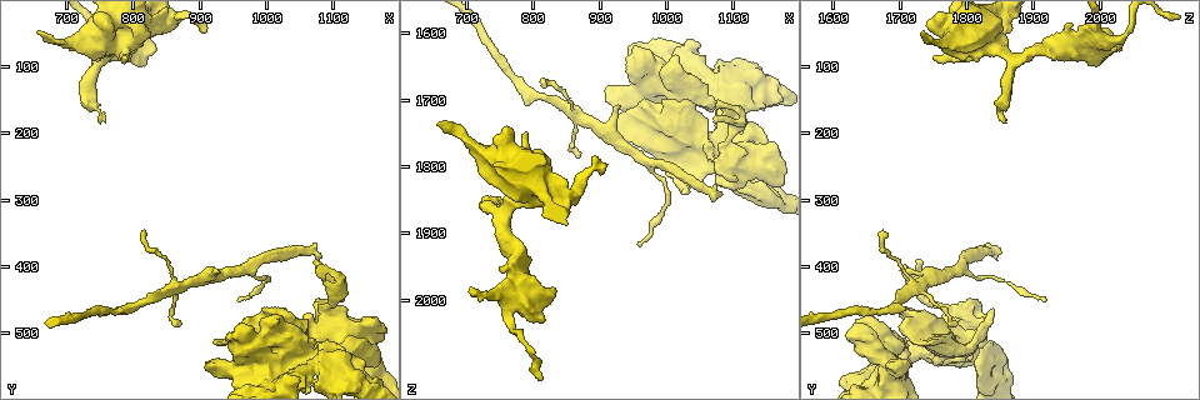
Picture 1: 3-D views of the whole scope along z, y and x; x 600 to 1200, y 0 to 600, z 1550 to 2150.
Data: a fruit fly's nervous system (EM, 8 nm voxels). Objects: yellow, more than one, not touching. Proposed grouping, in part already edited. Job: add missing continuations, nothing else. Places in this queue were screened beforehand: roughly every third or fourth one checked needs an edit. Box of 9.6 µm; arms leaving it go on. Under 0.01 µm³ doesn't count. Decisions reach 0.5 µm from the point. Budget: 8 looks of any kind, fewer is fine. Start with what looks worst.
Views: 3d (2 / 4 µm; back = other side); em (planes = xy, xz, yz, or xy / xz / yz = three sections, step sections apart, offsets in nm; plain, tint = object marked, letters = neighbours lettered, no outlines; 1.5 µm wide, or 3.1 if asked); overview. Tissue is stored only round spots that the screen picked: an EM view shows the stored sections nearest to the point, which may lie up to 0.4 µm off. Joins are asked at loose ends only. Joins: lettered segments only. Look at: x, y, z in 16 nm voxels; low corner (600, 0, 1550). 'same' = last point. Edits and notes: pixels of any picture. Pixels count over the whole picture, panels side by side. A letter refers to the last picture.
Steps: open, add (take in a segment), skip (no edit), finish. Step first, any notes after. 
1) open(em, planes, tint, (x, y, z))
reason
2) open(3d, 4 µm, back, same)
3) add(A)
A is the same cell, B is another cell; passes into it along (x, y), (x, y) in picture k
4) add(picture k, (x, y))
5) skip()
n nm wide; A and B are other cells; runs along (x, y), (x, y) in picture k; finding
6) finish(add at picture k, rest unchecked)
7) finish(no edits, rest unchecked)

open(3d, 2 µm, (660, 50, 1735))
an open end

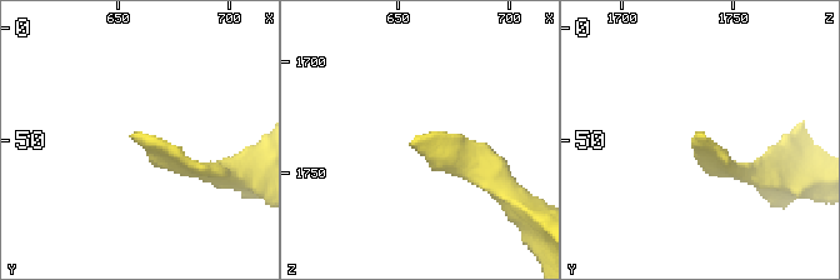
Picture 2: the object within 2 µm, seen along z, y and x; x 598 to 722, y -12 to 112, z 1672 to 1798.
open(em, planes, letters, (659, 47, 1735))

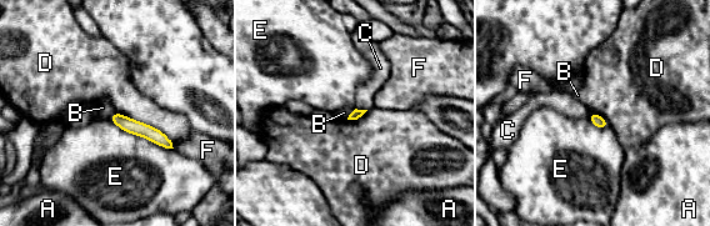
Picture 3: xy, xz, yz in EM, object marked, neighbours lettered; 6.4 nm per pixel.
skip()
A, B, C, D, E and F are other cells; border along (355, 109), (346, 119) in picture 3; none of them fits

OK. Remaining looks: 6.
open(em, planes, tint, (910, 550, 1685))
thick end

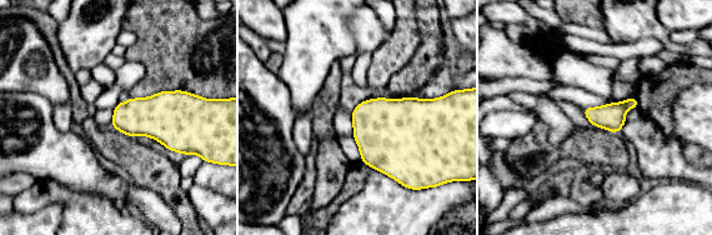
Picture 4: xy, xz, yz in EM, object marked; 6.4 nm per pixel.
open(em, planes, letters, same)
what lies round it

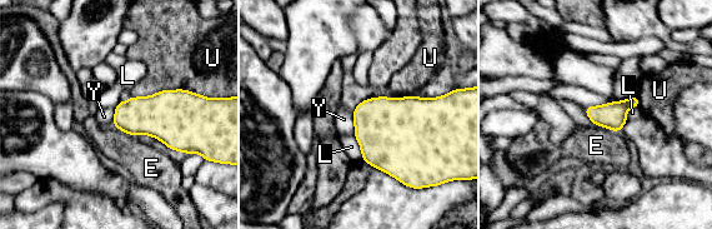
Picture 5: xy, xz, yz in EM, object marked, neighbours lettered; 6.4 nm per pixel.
skip()
U touches over 460 nm; E, L, U and Y are other cells; no lettered segment goes on from it

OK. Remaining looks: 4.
open(em, planes, plain, (815, 350, 1680))
an open end

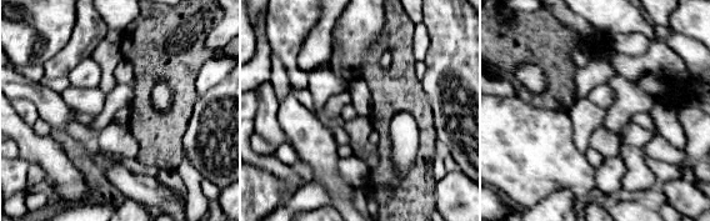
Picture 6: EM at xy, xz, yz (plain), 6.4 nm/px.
open(em, planes, letters, same)

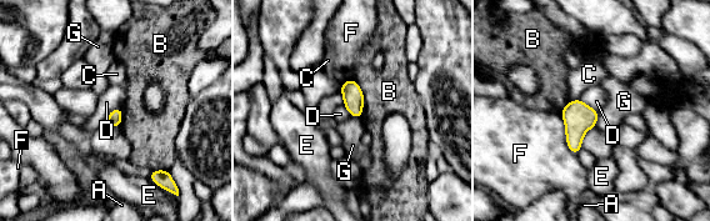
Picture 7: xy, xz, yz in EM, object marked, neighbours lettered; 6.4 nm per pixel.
skip()
A, B, C, D, E, F and G are other cells; no lettered segment goes on from it

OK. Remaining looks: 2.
finish(no edits, rest unchecked)

